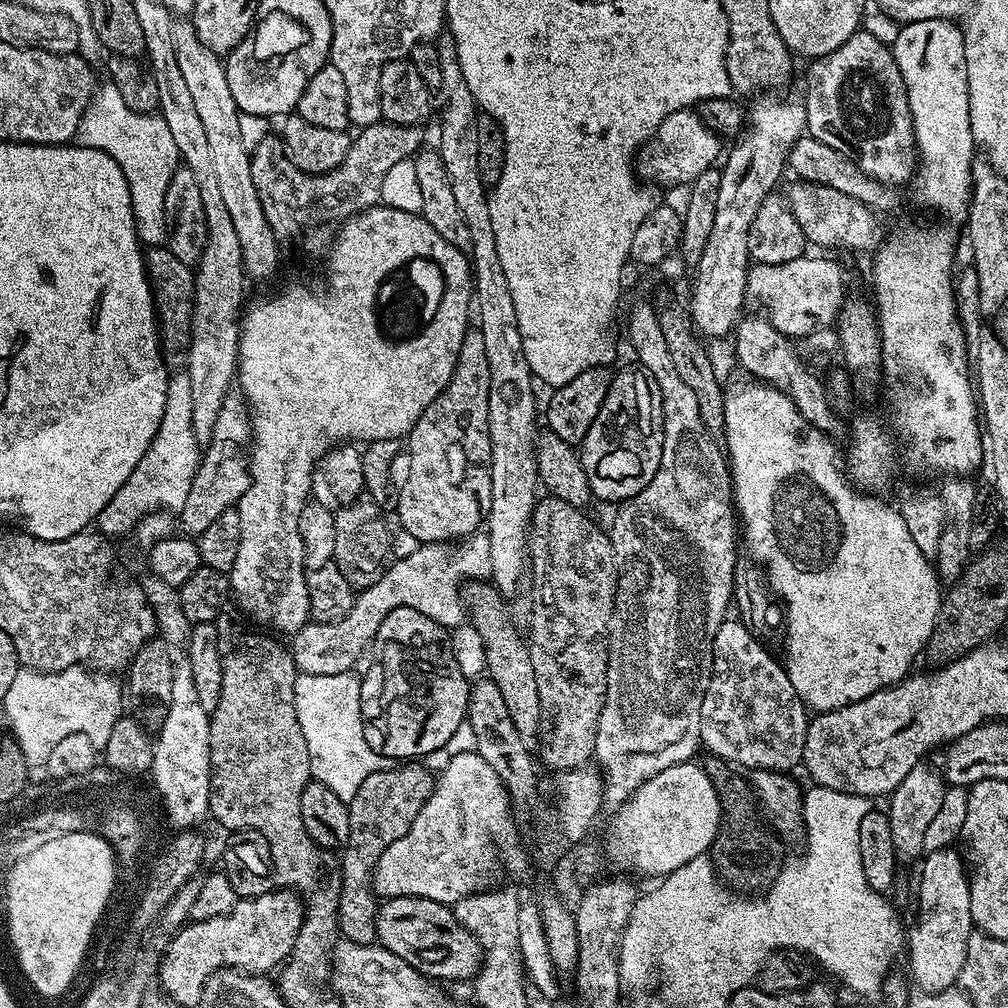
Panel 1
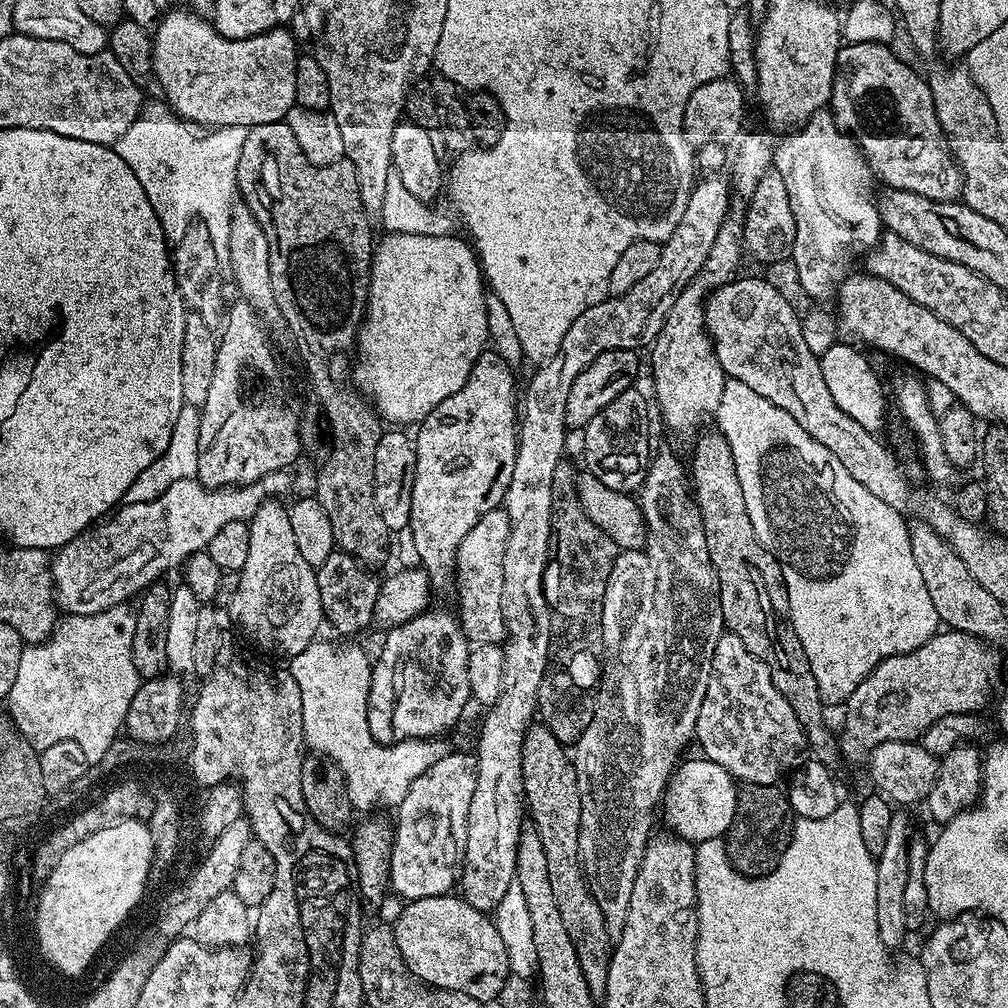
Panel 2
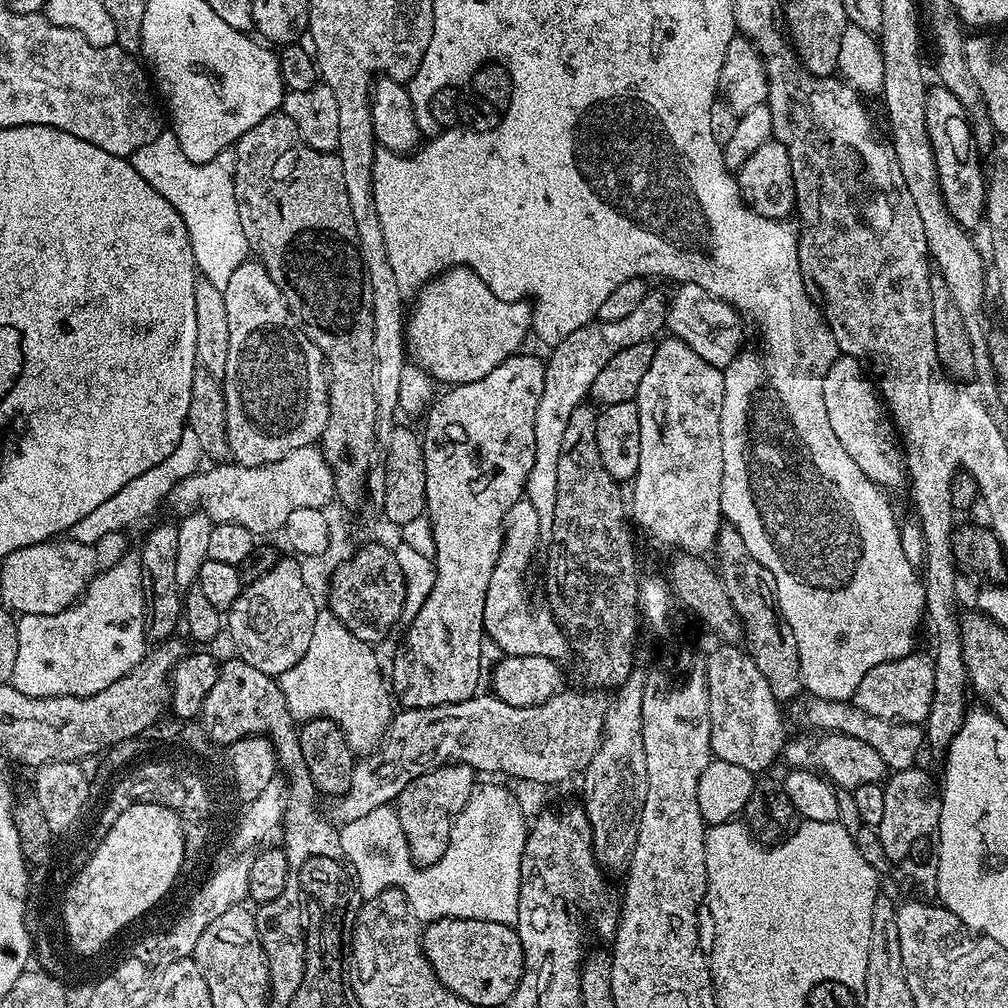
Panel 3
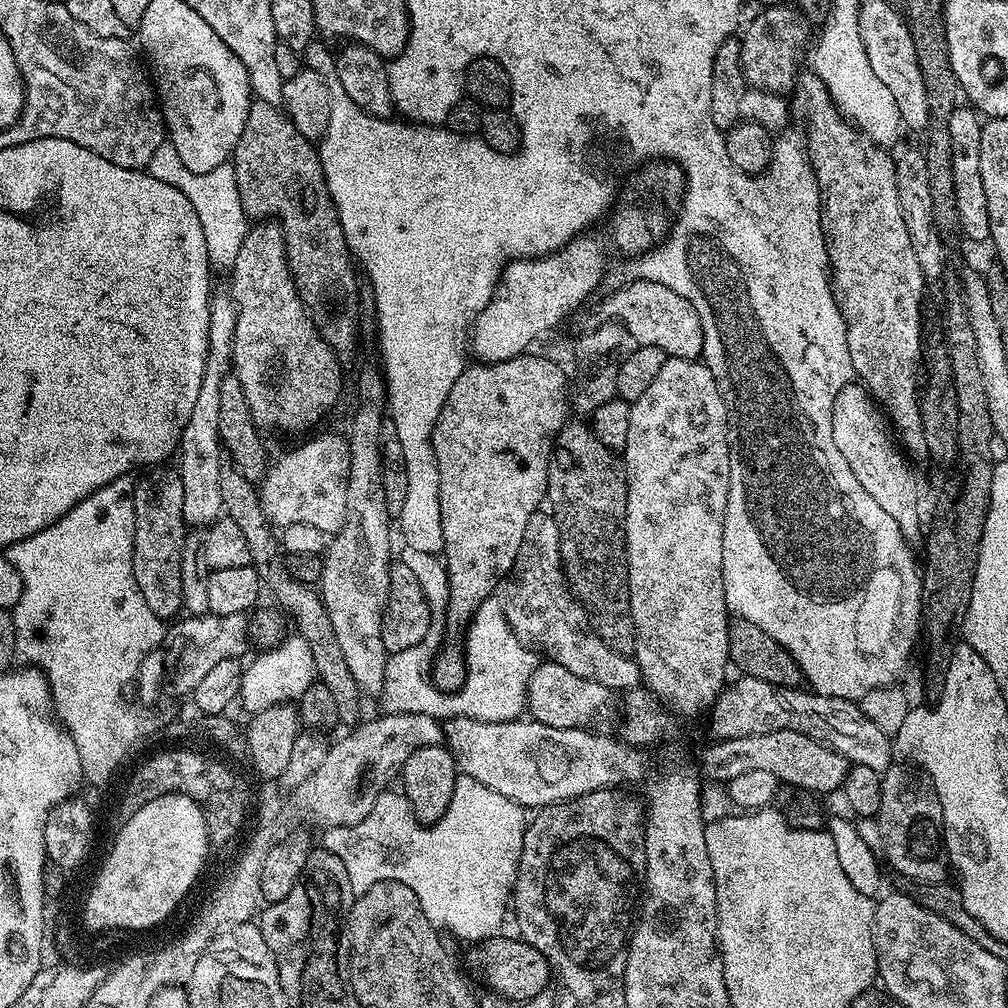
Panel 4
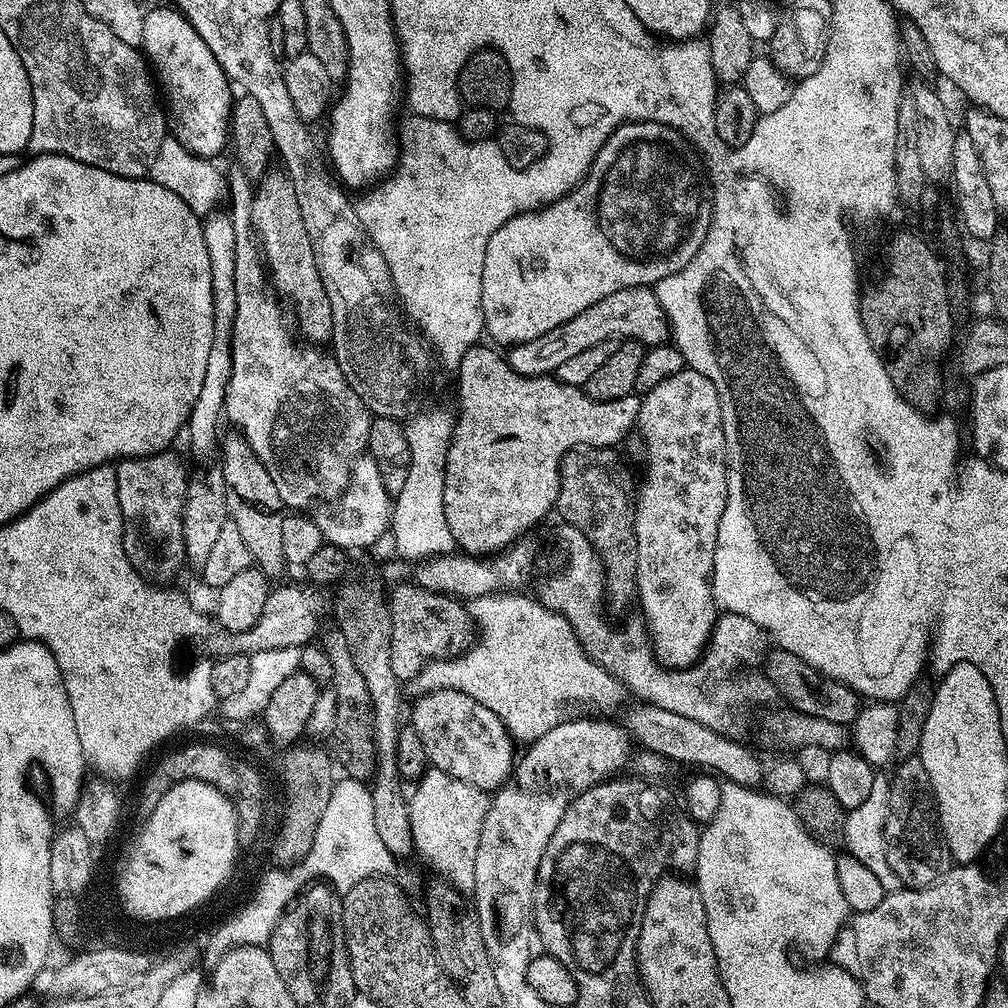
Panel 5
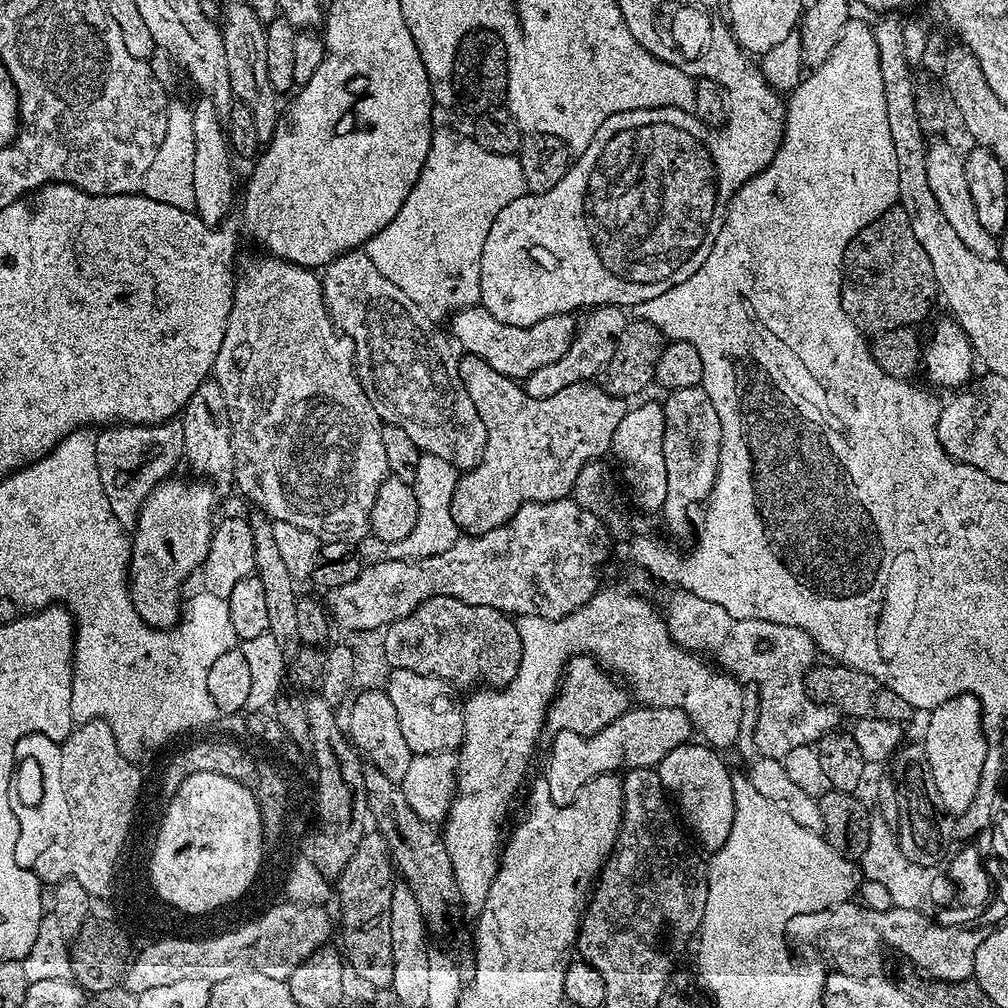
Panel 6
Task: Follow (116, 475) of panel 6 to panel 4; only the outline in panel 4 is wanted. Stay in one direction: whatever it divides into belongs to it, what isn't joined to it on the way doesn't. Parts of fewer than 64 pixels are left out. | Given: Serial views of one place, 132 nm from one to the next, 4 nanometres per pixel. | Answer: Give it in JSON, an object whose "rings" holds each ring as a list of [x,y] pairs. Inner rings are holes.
{"rings":[[[152,466],[143,473],[141,480],[135,481],[132,490],[134,502],[134,546],[132,547],[132,565],[134,566],[134,582],[138,582],[138,590],[142,598],[146,598],[146,606],[158,614],[165,622],[172,622],[181,615],[182,602],[182,550],[186,525],[182,514],[182,478],[175,467]]]}

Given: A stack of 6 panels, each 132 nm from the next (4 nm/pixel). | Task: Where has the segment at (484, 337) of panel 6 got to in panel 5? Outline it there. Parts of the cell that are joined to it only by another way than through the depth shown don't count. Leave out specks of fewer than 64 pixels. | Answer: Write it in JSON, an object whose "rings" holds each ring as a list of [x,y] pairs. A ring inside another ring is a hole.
{"rings":[[[651,287],[631,288],[618,290],[618,294],[610,294],[602,298],[602,302],[594,302],[594,306],[586,306],[582,314],[574,314],[570,322],[554,326],[554,330],[550,330],[550,334],[542,334],[542,338],[511,345],[506,359],[508,365],[523,376],[552,376],[562,362],[607,340],[637,340],[645,346],[655,346],[665,343],[669,336],[668,316],[662,310],[655,291]]]}

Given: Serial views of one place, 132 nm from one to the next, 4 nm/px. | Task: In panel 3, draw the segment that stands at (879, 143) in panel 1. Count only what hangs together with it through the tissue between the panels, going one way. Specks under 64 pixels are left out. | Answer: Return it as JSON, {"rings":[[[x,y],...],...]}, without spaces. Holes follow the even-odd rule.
{"rings":[[[936,86],[928,93],[928,109],[924,111],[926,130],[930,138],[930,146],[934,150],[936,170],[940,179],[940,190],[950,214],[954,214],[954,222],[958,222],[965,230],[973,230],[985,223],[986,205],[988,202],[988,186],[986,183],[985,165],[980,165],[981,149],[972,134],[972,125],[968,112],[943,86]]]}

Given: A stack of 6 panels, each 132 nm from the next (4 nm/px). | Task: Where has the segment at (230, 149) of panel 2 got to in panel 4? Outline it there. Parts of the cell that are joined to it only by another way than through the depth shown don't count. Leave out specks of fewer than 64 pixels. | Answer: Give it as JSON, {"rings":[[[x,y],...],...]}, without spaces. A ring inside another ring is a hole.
{"rings":[[[165,142],[154,150],[154,158],[150,158],[147,172],[158,182],[166,182],[166,186],[174,186],[190,198],[190,206],[194,206],[194,214],[198,214],[198,222],[206,234],[206,254],[209,265],[213,269],[230,270],[234,266],[234,258],[238,258],[238,249],[246,238],[250,227],[250,217],[242,210],[242,202],[238,194],[238,182],[231,163],[218,166],[206,174],[198,174],[186,170],[182,166],[182,158],[178,158],[178,150]]]}

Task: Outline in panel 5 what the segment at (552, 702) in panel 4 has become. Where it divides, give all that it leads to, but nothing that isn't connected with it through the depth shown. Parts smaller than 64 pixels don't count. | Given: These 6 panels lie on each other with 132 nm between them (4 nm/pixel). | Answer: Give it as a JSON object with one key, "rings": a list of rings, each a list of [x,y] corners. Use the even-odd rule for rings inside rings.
{"rings":[[[641,703],[628,716],[627,727],[630,729],[631,735],[639,744],[641,749],[657,752],[660,756],[665,756],[669,761],[676,762],[678,760],[682,764],[698,764],[704,766],[706,770],[713,770],[719,777],[724,780],[732,780],[736,784],[741,784],[747,788],[757,787],[765,779],[765,765],[760,765],[760,760],[747,748],[744,744],[739,744],[739,739],[731,736],[723,736],[714,730],[710,730],[710,726],[702,726],[702,722],[694,722],[694,718],[682,718],[682,714],[670,714],[670,710],[662,710],[655,708],[653,704]]]}

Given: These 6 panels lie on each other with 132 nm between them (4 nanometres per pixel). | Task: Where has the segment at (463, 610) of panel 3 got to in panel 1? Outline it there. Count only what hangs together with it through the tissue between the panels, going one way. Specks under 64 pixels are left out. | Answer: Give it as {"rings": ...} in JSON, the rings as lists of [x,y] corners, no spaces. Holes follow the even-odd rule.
{"rings":[[[479,330],[464,335],[462,350],[454,366],[450,382],[442,394],[418,418],[406,437],[410,458],[408,477],[400,488],[400,497],[394,509],[400,515],[399,527],[404,528],[420,544],[459,542],[475,533],[485,523],[492,497],[492,455],[488,429],[488,399],[490,398],[490,362],[486,362],[486,345]],[[423,618],[411,619],[401,622],[400,632],[396,632],[395,623],[392,622],[378,626],[378,634],[370,648],[372,665],[369,666],[368,673],[363,673],[360,681],[360,709],[364,719],[364,741],[388,762],[412,762],[417,758],[424,758],[420,756],[430,755],[431,752],[433,754],[439,753],[440,748],[446,746],[446,742],[450,742],[450,738],[454,738],[454,730],[458,730],[458,726],[465,724],[468,714],[470,682],[464,677],[462,670],[458,670],[458,662],[454,662],[451,643],[446,639],[446,629],[433,620],[425,620]]]}

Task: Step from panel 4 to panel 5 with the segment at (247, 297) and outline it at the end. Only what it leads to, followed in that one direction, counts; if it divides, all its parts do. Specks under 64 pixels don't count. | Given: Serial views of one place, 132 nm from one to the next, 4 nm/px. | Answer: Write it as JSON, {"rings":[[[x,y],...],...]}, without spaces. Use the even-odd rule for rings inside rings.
{"rings":[[[269,170],[260,177],[252,193],[252,228],[260,242],[273,288],[286,300],[288,296],[287,303],[294,313],[299,335],[313,346],[327,345],[332,339],[330,298],[326,298],[326,286],[322,286],[322,274],[318,274],[318,262],[314,262],[314,246],[310,246],[310,234],[306,234],[306,222],[302,222],[302,210],[298,210],[298,198],[294,194],[294,186],[288,181],[287,172]]]}

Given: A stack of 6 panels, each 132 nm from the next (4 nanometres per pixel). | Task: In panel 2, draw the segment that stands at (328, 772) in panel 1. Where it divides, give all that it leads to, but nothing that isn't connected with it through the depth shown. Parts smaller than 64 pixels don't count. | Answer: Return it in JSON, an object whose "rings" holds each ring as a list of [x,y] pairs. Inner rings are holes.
{"rings":[[[317,638],[312,641],[302,654],[291,657],[290,671],[298,682],[298,690],[302,694],[302,726],[304,727],[305,745],[313,753],[326,756],[333,760],[341,768],[345,776],[345,784],[349,790],[349,798],[352,800],[353,809],[368,808],[381,800],[384,804],[399,806],[402,798],[406,798],[406,790],[442,754],[435,739],[427,740],[398,740],[394,744],[379,744],[370,734],[366,723],[366,705],[370,694],[370,682],[372,681],[373,661],[360,648],[339,648],[331,644],[325,638]]]}

